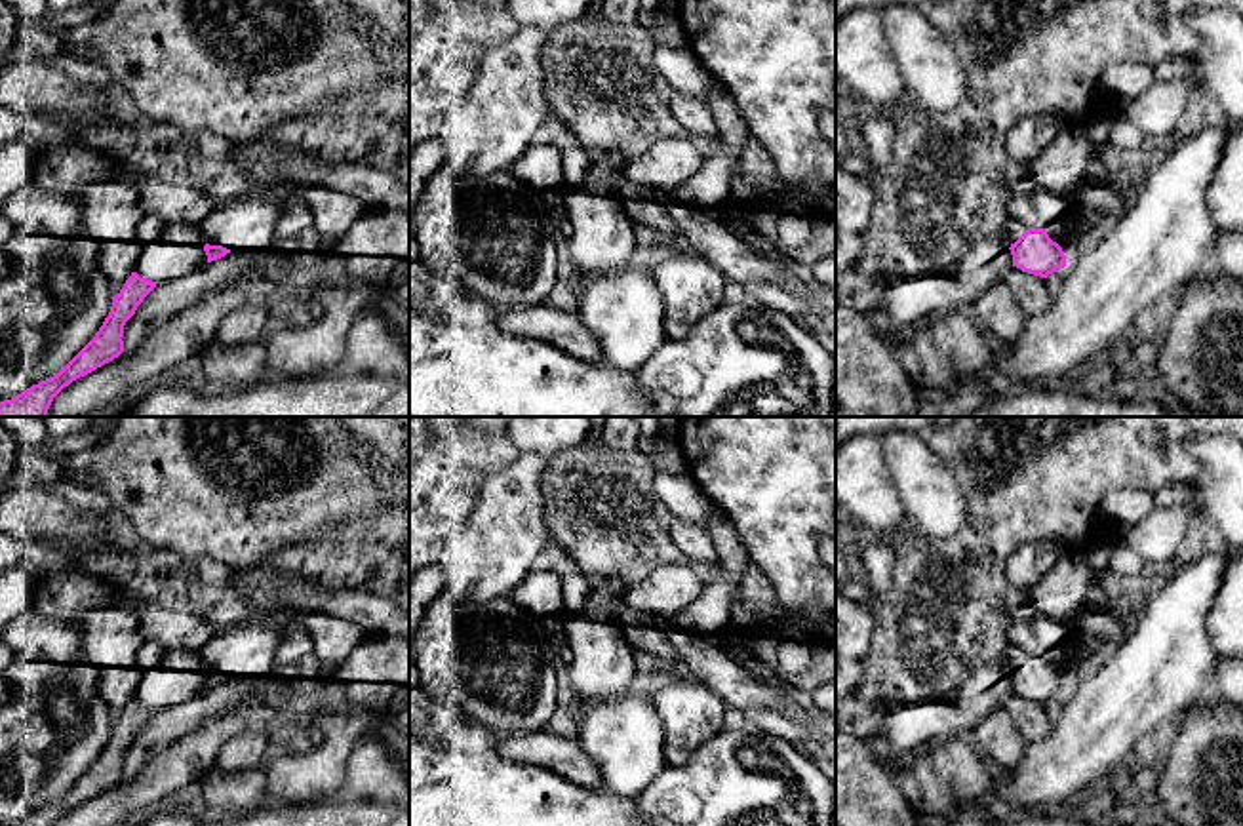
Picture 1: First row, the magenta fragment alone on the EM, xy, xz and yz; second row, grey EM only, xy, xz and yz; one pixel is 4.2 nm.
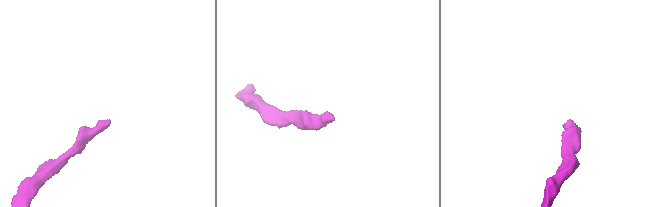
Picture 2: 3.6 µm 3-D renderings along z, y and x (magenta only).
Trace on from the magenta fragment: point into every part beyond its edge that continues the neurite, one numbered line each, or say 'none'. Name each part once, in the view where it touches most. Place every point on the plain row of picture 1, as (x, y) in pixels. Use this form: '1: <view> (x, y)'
1: xy (244, 649)

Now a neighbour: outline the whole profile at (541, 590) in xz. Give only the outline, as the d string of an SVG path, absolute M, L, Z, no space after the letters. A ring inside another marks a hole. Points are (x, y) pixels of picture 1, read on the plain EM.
M546 563L537 565L512 592L510 598L537 617L563 611L562 579Z

